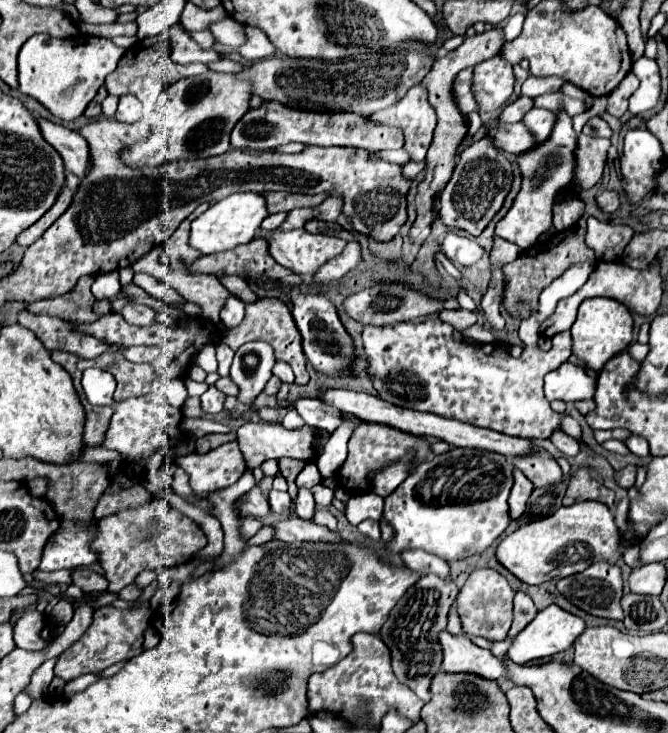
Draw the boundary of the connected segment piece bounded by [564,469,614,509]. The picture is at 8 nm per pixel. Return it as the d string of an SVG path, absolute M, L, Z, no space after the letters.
M578 469L570 477L568 491L564 495L564 505L568 507L576 501L600 501L612 509L614 507L614 493L610 489L606 489L600 481L592 479L588 469Z

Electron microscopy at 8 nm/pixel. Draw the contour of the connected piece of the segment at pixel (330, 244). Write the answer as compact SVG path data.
M292 229L286 233L270 231L266 241L274 261L300 275L308 287L320 287L312 283L312 275L320 269L322 263L340 255L346 247L346 241L340 237L324 233L312 235L306 229Z

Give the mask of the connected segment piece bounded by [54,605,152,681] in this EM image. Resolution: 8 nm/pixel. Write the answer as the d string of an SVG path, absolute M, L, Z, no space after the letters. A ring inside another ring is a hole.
M110 605L96 609L88 631L72 647L68 647L64 655L58 655L56 665L54 665L54 675L64 681L72 681L80 675L98 673L118 661L128 661L140 655L144 651L142 647L144 631L150 625L150 617L152 617L152 611L148 609L148 605L140 609L116 609Z

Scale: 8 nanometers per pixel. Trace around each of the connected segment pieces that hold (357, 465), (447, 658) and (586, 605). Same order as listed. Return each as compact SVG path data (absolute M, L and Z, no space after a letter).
M360 423L348 443L348 459L344 461L344 465L340 467L338 471L338 479L340 479L340 487L350 493L350 495L360 495L360 493L366 493L370 491L370 485L372 485L372 479L374 475L394 463L396 459L400 459L404 453L408 453L410 449L416 451L416 461L412 465L412 469L416 469L418 463L422 463L424 459L428 457L434 457L430 453L430 443L424 439L424 437L414 437L414 435L408 435L408 433L402 433L398 429L392 429L388 425L376 425L376 423Z
M442 631L440 645L444 649L442 671L474 673L488 681L498 681L508 677L502 659L496 659L488 649L476 647L466 635L452 637L448 631Z
M604 561L594 563L592 567L588 567L582 573L576 573L576 575L570 575L570 577L564 577L564 579L558 581L558 591L572 605L580 607L582 611L586 611L590 615L604 617L604 619L618 619L618 621L624 619L624 613L622 613L622 607L620 607L622 589L624 589L624 583L622 583L620 565L610 565L610 563L604 563Z

